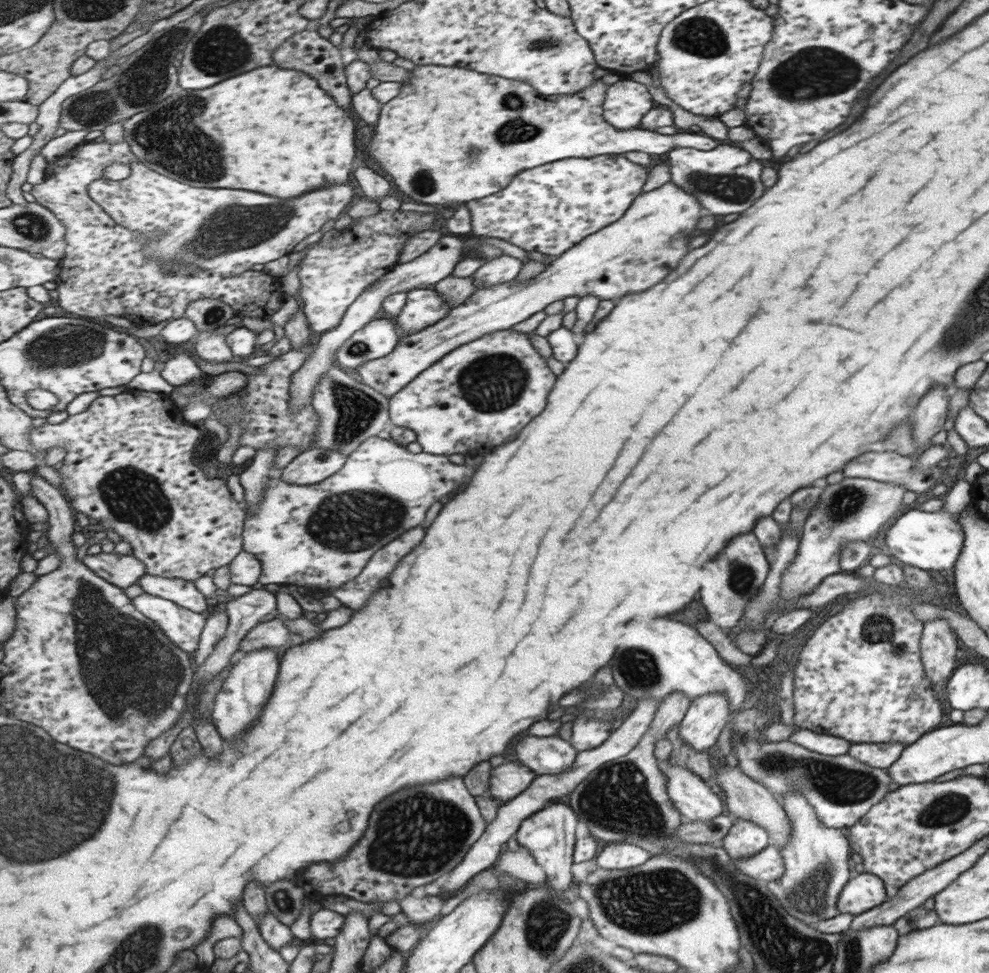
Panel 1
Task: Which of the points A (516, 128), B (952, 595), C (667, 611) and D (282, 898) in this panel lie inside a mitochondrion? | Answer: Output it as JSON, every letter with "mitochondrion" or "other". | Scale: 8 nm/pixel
{"A":"mitochondrion","B":"other","C":"other","D":"mitochondrion"}

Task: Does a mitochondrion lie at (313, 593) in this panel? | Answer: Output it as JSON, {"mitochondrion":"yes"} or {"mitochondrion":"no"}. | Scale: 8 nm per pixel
{"mitochondrion":"no"}

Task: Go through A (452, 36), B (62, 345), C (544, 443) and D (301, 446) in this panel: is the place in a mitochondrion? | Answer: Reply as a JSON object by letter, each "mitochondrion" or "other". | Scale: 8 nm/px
{"A":"other","B":"mitochondrion","C":"other","D":"other"}

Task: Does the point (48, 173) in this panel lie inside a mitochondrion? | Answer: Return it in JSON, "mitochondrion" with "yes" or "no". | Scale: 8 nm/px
{"mitochondrion":"no"}

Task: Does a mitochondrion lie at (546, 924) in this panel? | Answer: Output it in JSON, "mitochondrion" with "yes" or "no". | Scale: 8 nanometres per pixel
{"mitochondrion":"yes"}

